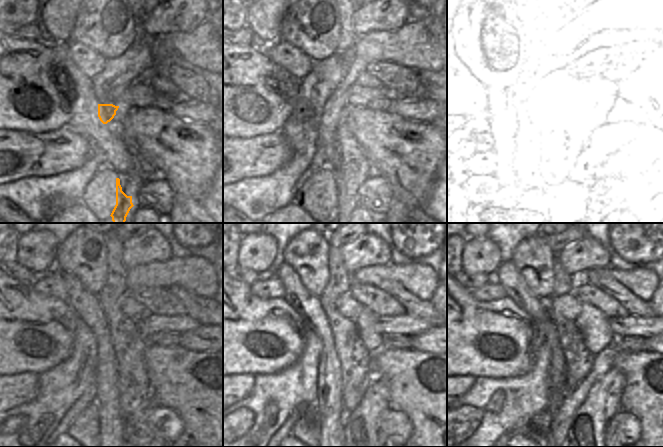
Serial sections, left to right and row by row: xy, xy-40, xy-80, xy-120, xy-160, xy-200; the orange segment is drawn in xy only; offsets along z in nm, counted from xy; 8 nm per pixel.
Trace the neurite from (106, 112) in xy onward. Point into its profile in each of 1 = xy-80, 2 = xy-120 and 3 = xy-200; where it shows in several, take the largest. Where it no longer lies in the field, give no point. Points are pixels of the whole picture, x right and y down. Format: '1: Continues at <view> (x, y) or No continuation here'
1: Continues at xy-80 (535, 75)
2: Continues at xy-120 (85, 304)
3: Continues at xy-200 (507, 275).

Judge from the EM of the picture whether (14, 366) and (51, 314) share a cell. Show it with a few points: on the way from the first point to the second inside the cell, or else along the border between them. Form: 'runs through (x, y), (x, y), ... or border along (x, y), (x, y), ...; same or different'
runs through (14, 347), (14, 327), (22, 319), (32, 318); same

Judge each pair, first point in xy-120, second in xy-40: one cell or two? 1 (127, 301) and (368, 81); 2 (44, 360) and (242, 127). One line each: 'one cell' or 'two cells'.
1: one cell
2: one cell

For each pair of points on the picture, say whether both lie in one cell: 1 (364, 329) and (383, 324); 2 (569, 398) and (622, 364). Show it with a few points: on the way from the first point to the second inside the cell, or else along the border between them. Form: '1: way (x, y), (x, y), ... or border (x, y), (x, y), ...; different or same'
1: border (378, 316), (376, 330), (381, 334); different
2: border (620, 352), (612, 365); different

